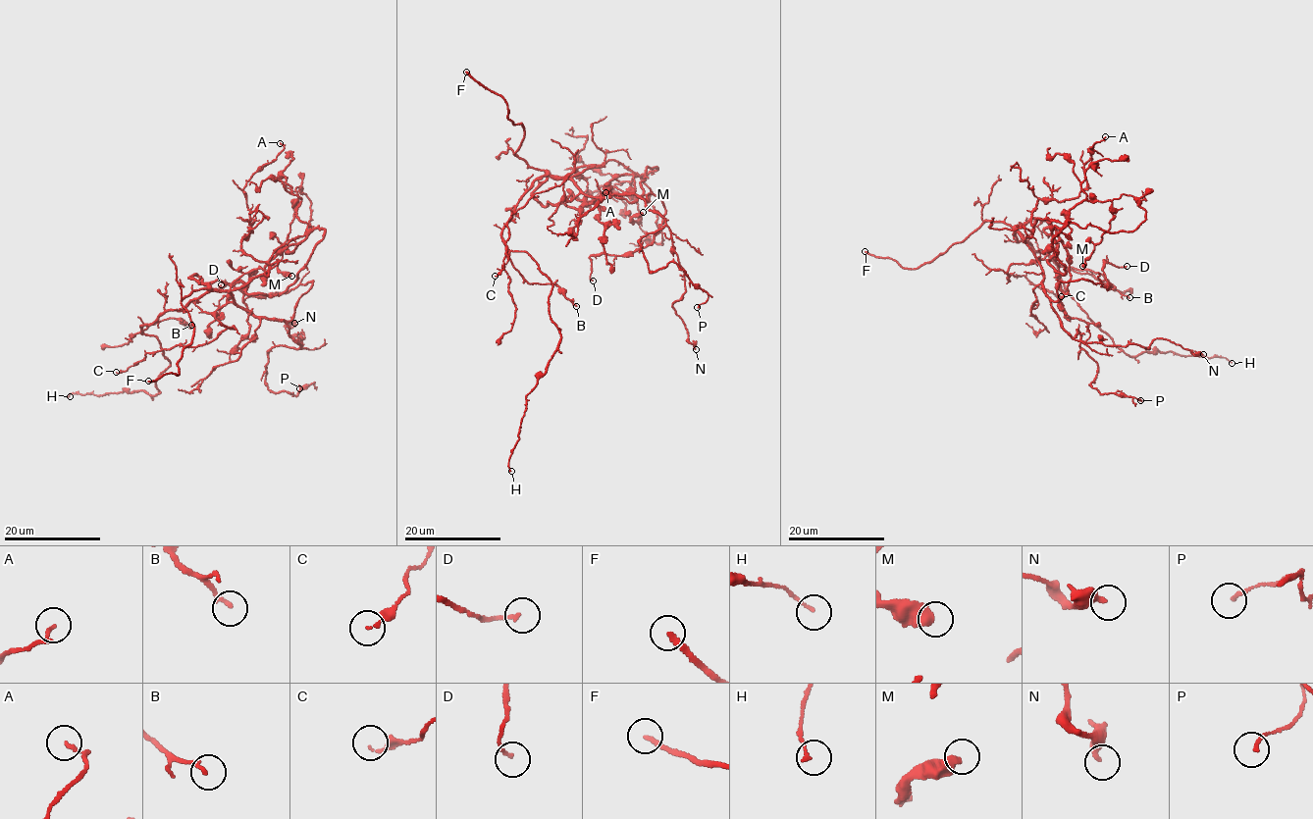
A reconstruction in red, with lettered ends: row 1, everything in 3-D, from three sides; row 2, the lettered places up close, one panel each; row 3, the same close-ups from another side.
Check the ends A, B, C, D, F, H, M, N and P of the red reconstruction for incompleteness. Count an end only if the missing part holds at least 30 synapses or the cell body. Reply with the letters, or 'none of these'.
F

